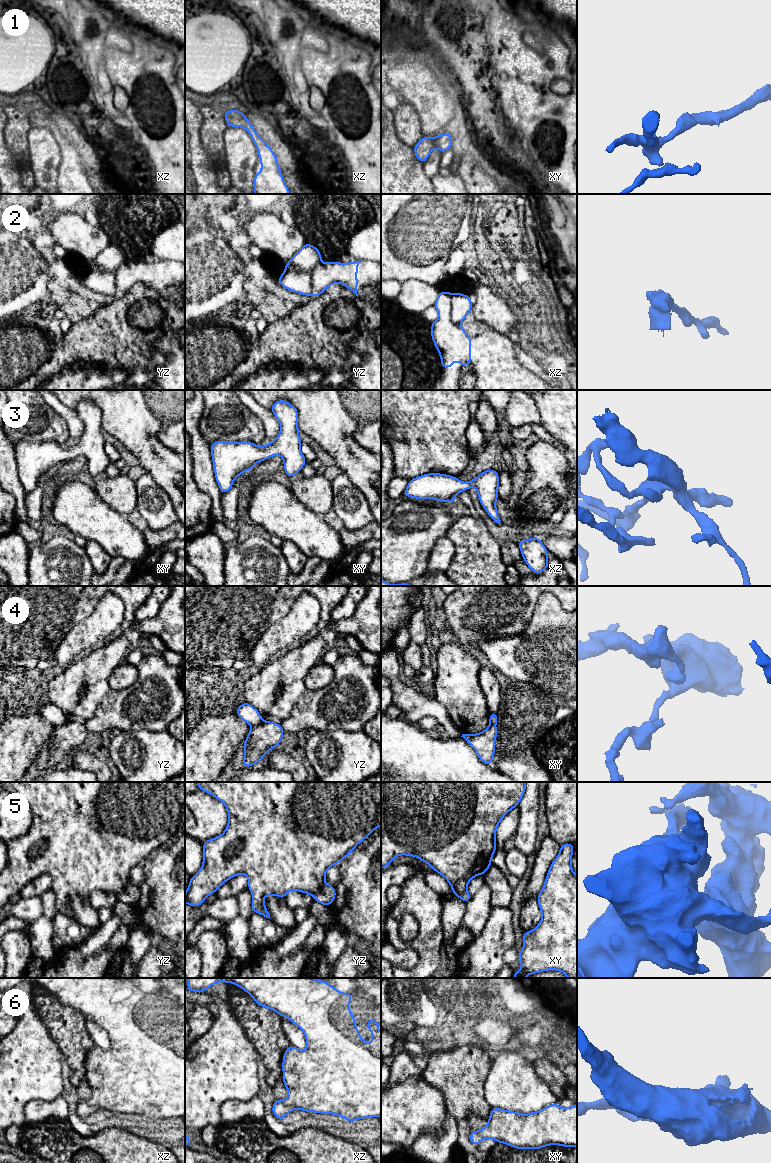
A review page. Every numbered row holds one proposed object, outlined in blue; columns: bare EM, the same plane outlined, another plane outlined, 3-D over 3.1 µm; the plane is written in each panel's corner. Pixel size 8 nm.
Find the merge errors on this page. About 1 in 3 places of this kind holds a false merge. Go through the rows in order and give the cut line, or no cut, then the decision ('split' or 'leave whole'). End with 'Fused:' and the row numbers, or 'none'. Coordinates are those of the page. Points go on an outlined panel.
1: no cut; leave whole
2: cut in xz along (448, 293), (449, 317), (459, 324); split
3: no cut; leave whole
4: cut in yz along (263, 721), (253, 727); split
5: cut in yz along (324, 882), (312, 895); split
6: no cut; leave whole
Fused: 2, 4, 5

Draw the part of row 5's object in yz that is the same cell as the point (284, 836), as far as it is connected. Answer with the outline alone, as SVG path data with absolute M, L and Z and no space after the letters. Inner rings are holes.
M196 782L199 789L220 800L226 807L229 821L225 831L218 837L208 839L203 845L203 864L201 869L190 878L190 882L185 893L185 903L192 907L198 907L206 900L210 894L216 893L218 888L229 879L245 874L248 878L248 889L252 893L252 911L266 918L270 914L263 902L265 896L276 895L285 898L287 893L296 890L301 893L314 895L325 883L327 870L339 864L347 857L355 847L366 839L369 834L381 826L381 782Z

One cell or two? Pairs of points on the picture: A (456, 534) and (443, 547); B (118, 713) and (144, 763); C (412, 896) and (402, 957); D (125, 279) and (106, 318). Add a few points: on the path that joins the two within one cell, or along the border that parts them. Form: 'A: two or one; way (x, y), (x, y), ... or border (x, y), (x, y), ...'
A: two; border (446, 535), (454, 546), (454, 556), (450, 564)
B: two; border (151, 730), (114, 731), (107, 736)
C: two; border (391, 944), (396, 949), (412, 948), (418, 963)
D: two; border (135, 284), (127, 292), (117, 296)

